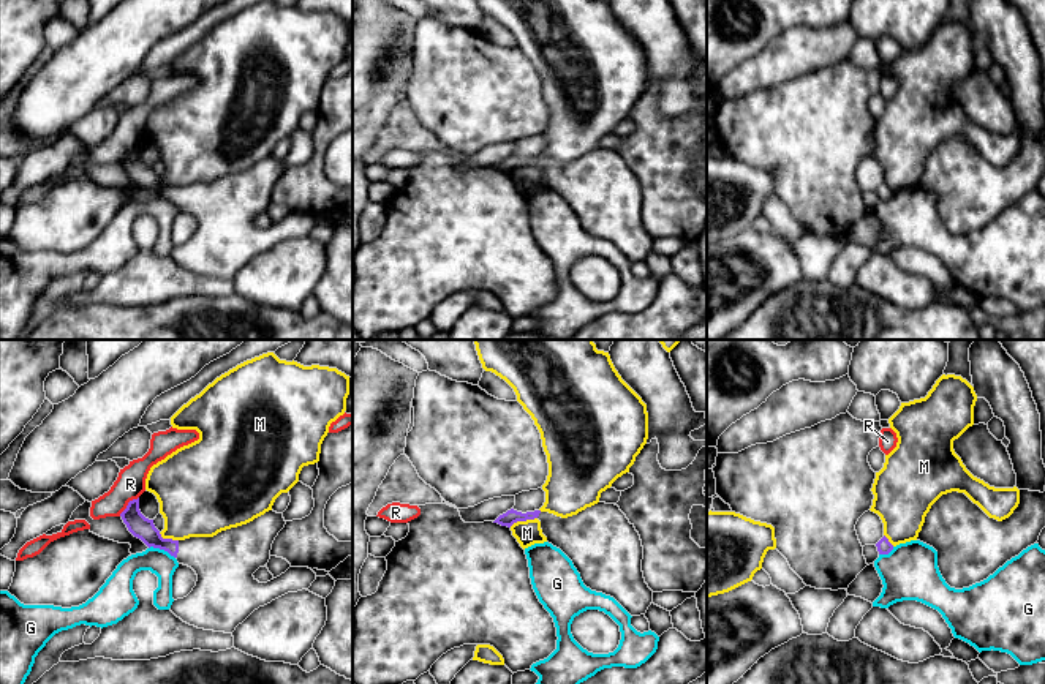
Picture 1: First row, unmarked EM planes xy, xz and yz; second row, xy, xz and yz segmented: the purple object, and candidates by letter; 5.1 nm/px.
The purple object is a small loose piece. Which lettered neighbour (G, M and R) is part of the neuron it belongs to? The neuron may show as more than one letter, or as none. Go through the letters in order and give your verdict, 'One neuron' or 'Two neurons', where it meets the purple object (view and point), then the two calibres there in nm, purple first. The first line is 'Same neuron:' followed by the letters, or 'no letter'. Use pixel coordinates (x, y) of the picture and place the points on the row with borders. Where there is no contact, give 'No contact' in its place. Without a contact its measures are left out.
Same neuron: no letter
G: Two neurons. Touches purple at xy (162, 548). Thickness 120 nm (purple) against 130 nm
M: Two neurons. Touches purple at xz (522, 520). Thickness 70 nm (purple) against 130 nm
R: Two neurons. Touches purple at xy (128, 504). Thickness 120 nm (purple) against 150 nm

